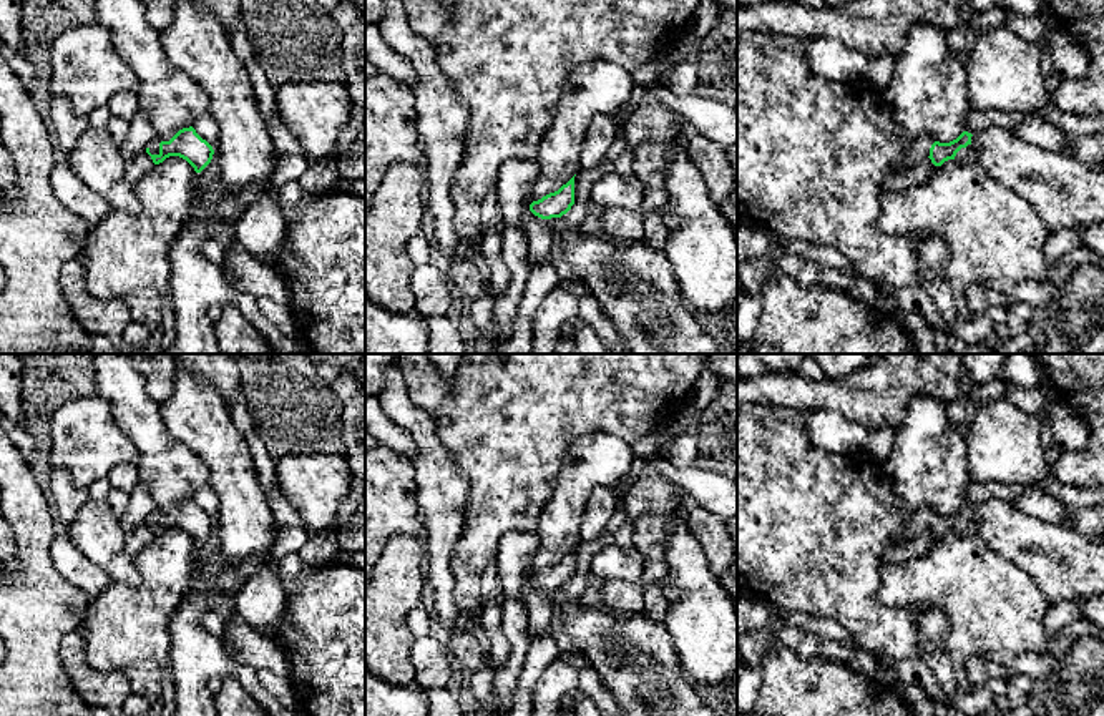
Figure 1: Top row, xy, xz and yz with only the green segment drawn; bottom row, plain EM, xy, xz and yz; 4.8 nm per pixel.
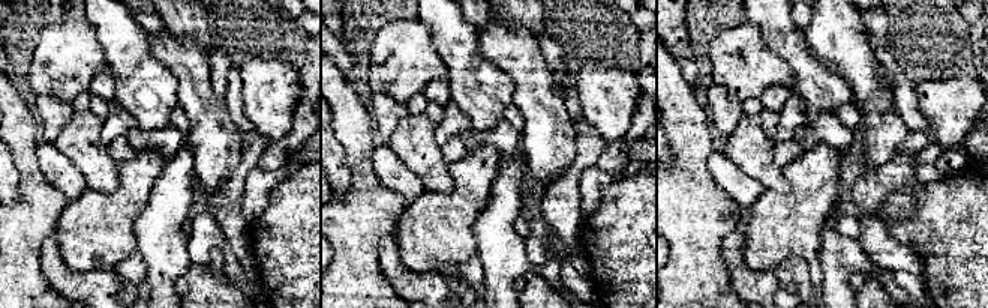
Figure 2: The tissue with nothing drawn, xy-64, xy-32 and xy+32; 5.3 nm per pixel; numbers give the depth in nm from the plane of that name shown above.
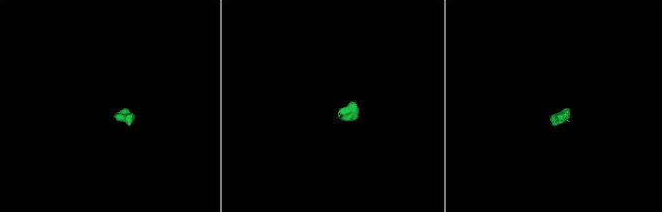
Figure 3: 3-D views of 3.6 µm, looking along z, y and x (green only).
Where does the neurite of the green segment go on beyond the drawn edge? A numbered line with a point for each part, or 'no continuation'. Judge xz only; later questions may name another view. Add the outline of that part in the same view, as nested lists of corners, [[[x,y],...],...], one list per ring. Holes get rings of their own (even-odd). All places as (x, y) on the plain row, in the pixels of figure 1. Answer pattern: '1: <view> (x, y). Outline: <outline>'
1: xz (540, 612). Outline: [[[530,568],[521,601],[528,616],[528,635],[531,640],[538,640],[550,635],[556,611],[548,596],[530,583],[531,575],[533,570]]]

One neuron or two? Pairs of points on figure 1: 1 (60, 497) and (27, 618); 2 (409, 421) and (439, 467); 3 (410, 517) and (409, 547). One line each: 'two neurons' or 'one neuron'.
1: two neurons
2: one neuron
3: two neurons

